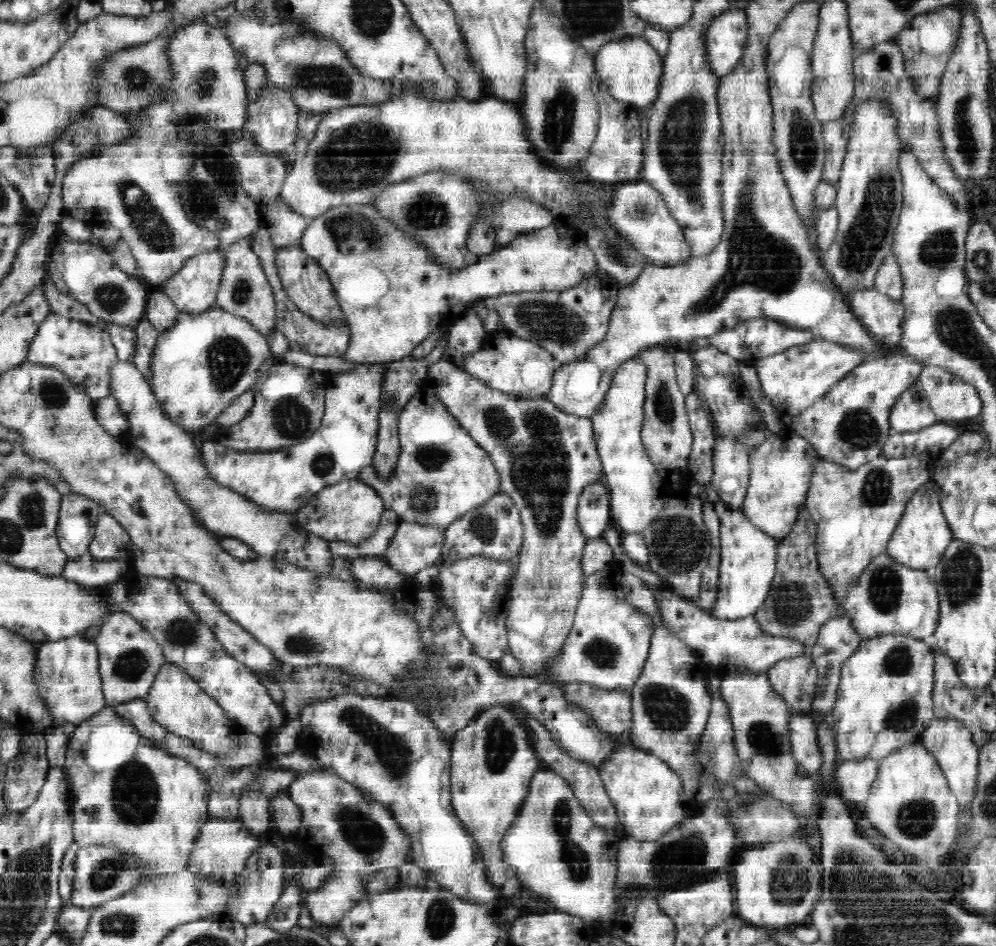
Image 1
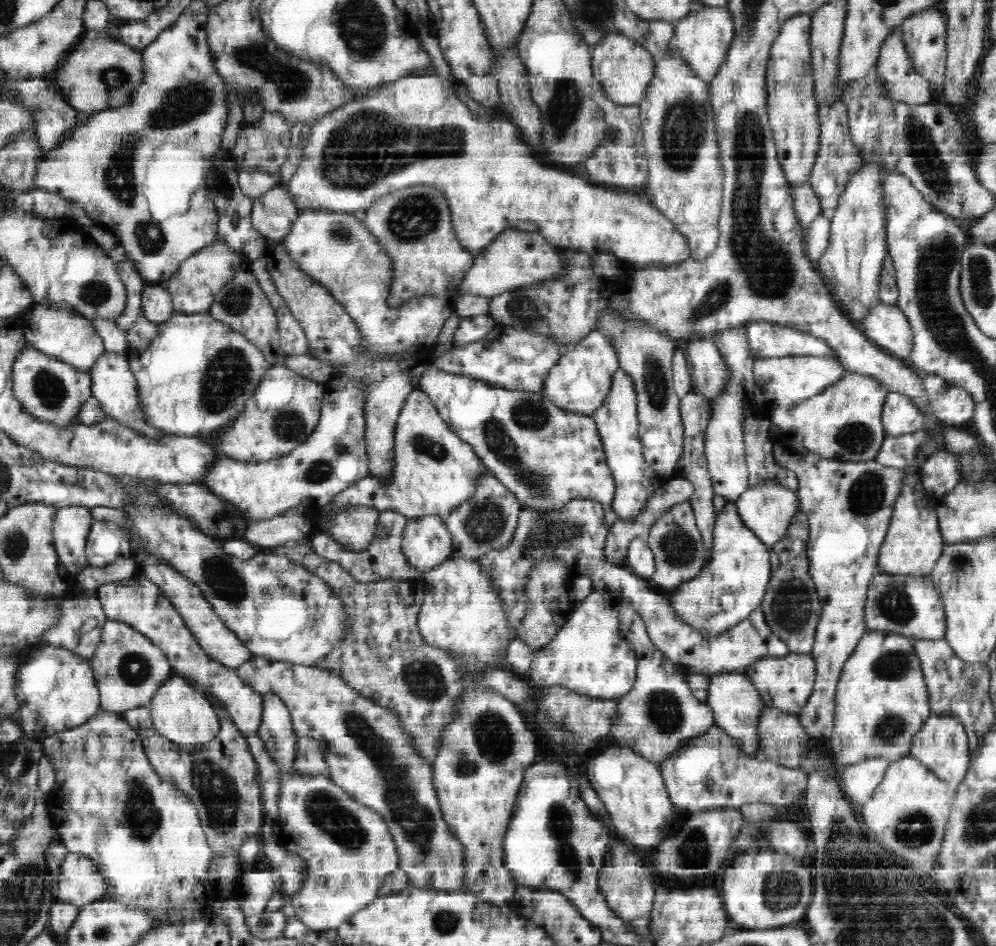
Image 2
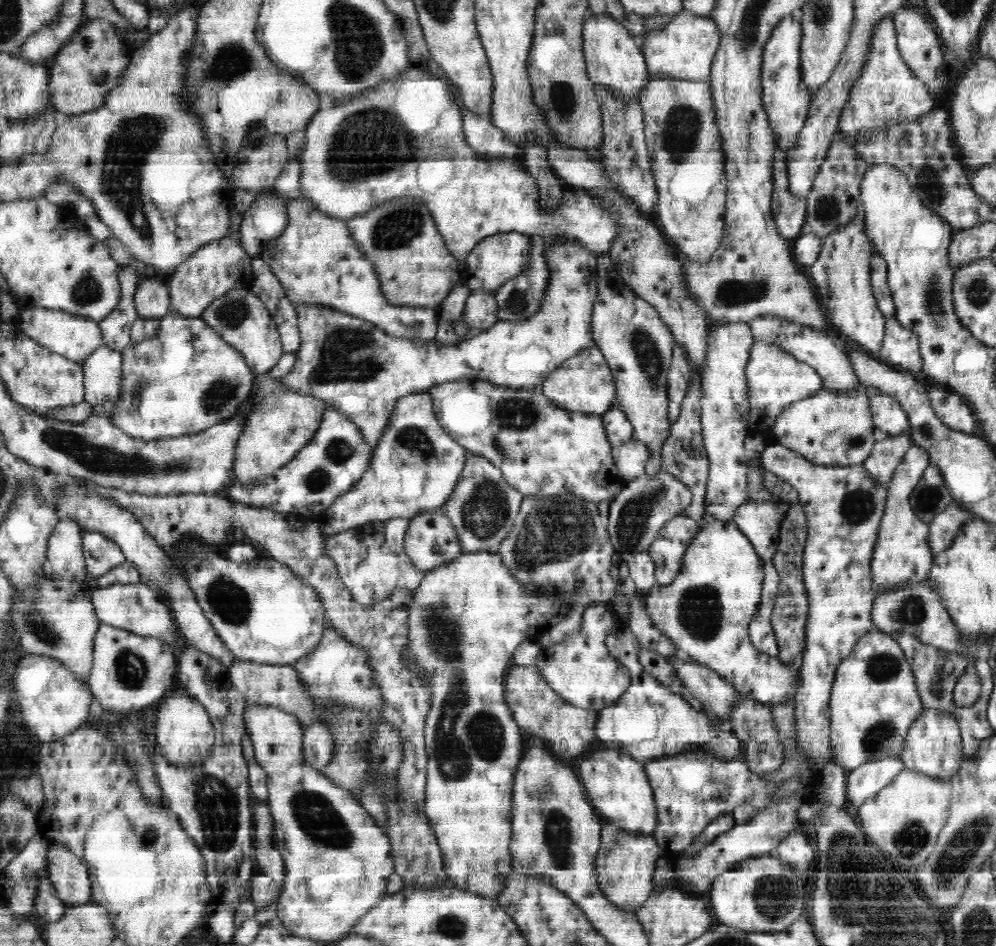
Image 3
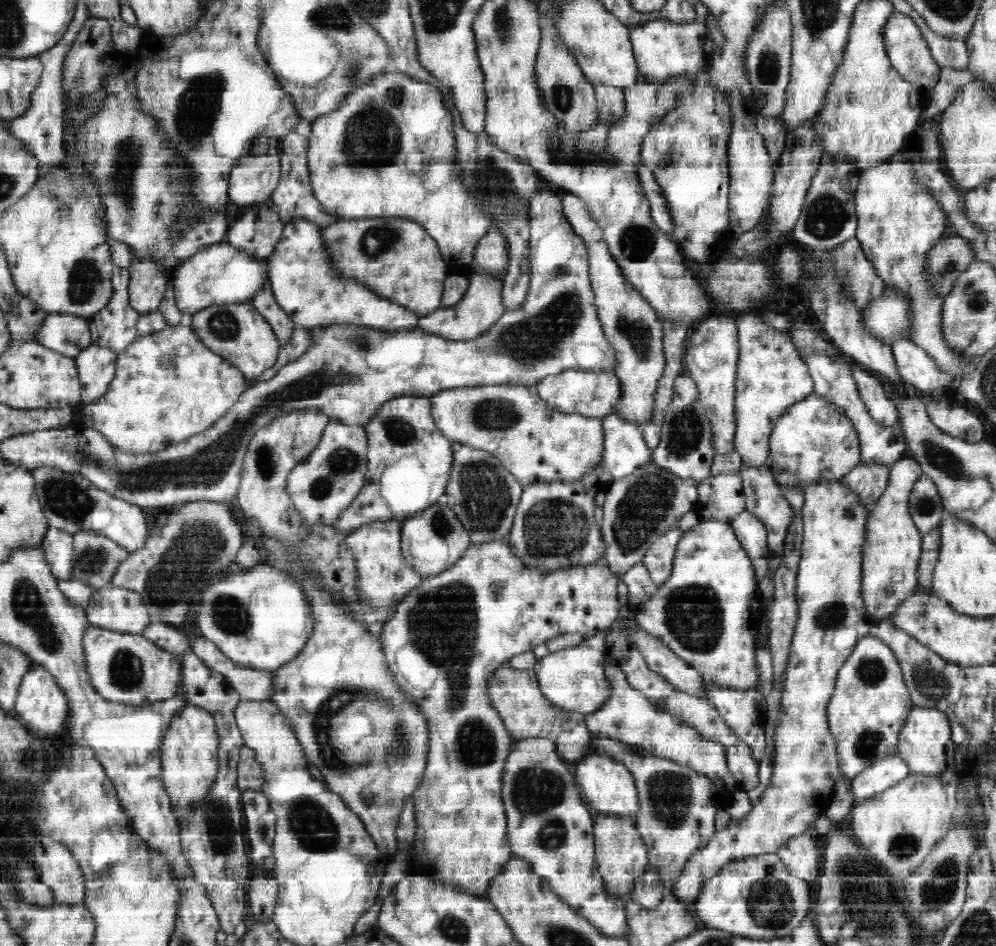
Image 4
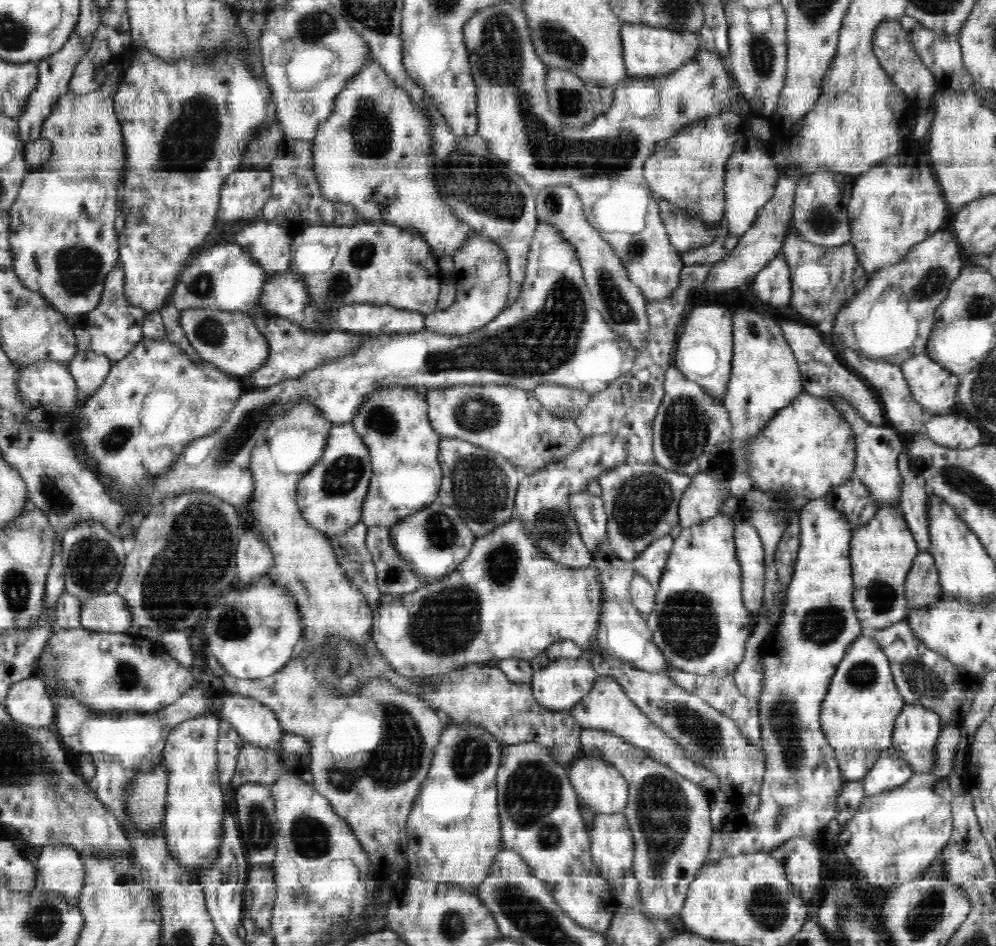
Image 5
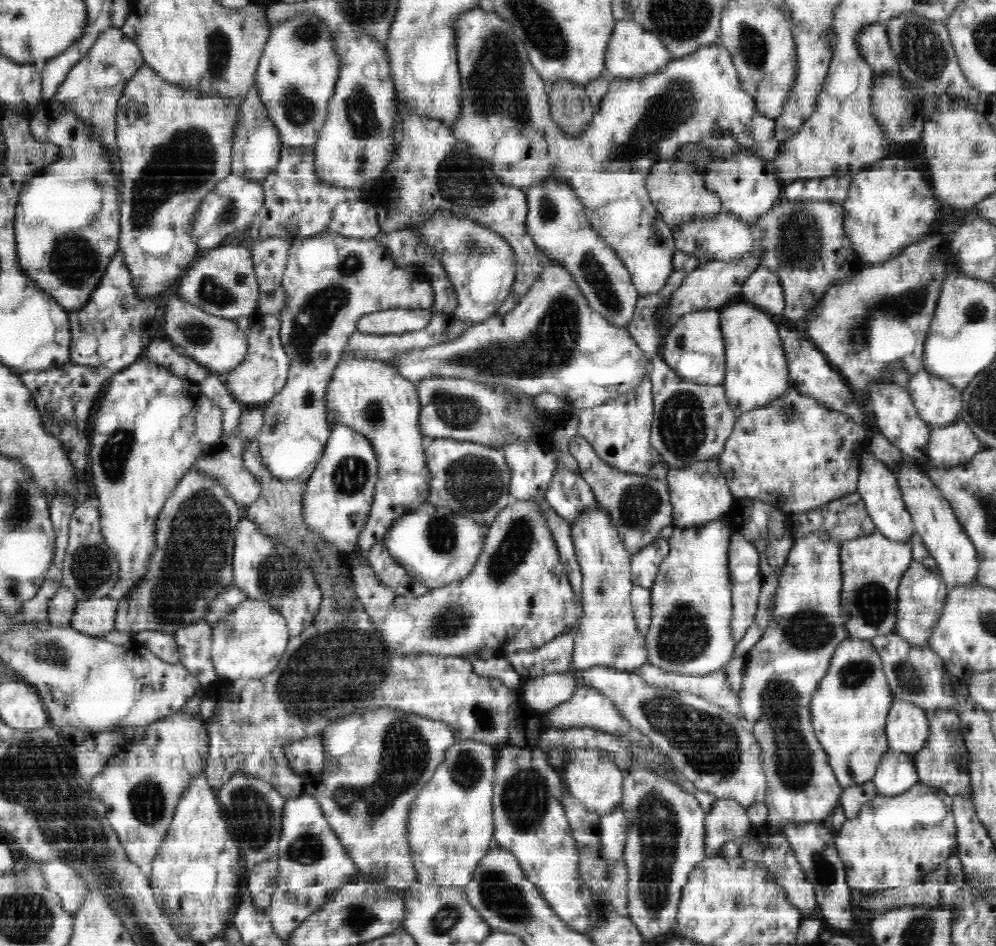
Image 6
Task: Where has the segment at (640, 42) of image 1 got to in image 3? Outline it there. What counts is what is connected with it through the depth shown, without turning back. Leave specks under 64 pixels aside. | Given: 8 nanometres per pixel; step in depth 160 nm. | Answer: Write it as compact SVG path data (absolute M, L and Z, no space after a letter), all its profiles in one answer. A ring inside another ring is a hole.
M588 15L583 24L583 52L589 79L608 87L617 99L627 101L636 98L650 80L638 43L639 39L610 15Z

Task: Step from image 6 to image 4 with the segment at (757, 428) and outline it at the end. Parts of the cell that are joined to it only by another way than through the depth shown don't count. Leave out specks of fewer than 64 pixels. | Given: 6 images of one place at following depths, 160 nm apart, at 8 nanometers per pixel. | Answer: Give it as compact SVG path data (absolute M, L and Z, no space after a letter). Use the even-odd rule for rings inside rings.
M814 393L786 409L773 427L769 448L769 469L795 473L799 480L839 480L861 463L859 435L850 417Z

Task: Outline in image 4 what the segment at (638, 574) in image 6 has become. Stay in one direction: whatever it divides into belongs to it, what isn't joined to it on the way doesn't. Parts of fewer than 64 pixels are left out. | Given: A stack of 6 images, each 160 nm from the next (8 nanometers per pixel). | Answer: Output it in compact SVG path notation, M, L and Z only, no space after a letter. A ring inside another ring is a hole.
M680 526L671 527L650 545L641 560L656 584L661 585L671 575L676 547L683 534Z

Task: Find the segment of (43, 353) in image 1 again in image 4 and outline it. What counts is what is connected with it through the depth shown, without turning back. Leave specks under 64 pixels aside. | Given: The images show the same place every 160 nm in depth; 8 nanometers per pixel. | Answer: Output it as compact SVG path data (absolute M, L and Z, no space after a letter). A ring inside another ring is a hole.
M49 313L36 331L36 339L45 347L60 352L67 357L75 357L83 347L91 345L91 324L85 318L70 316L66 313Z

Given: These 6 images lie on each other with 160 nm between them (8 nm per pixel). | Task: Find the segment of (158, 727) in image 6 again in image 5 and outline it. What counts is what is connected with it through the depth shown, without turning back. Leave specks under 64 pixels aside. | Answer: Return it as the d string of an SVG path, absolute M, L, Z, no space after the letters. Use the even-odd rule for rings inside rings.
M163 762L154 771L140 775L131 783L131 788L128 809L135 828L152 832L153 829L163 826L168 795L168 770Z

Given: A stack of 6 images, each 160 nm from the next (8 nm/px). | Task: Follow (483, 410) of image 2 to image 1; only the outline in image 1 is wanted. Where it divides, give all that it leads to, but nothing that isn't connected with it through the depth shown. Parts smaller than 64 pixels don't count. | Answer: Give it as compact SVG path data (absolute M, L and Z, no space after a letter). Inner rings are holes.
M442 360L427 368L429 382L436 399L466 429L495 464L500 475L500 490L513 500L520 511L524 525L523 544L518 554L517 571L510 588L508 610L508 644L523 674L538 675L547 670L547 664L555 662L563 650L571 631L579 598L585 585L583 575L583 550L588 542L580 533L578 506L584 486L596 480L605 480L602 463L596 449L592 419L562 412L546 397L524 400L490 388L482 380L468 374L458 366Z

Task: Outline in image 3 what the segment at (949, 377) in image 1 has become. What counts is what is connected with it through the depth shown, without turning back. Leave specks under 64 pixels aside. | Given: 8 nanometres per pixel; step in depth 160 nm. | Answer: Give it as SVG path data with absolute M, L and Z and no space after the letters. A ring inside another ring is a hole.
M939 385L930 388L928 397L936 416L944 424L955 430L977 434L976 417L963 396Z

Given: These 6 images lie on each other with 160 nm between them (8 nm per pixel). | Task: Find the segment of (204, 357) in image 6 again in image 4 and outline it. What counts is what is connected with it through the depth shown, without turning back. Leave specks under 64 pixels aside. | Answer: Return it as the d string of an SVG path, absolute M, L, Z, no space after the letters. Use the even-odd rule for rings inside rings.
M231 301L208 306L187 317L187 323L212 352L219 353L224 360L239 368L248 379L256 381L264 370L272 368L277 361L281 344L271 325L260 316L250 301Z

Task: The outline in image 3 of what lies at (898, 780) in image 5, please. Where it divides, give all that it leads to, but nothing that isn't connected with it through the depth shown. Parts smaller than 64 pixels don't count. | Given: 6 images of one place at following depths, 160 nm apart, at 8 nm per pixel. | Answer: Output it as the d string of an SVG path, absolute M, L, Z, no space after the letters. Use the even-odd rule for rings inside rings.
M884 757L862 764L847 776L847 801L860 807L866 800L874 799L888 786L905 765L899 757Z

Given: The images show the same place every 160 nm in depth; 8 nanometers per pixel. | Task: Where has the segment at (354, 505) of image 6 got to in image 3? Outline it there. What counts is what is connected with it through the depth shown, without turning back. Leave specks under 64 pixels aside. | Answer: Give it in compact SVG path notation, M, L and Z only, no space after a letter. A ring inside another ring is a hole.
M326 401L325 404L324 416L322 416L320 426L312 440L309 440L308 444L301 448L300 452L297 452L292 460L288 461L288 464L284 464L282 468L278 468L276 472L272 472L270 476L266 476L263 480L253 481L250 485L241 484L234 477L232 484L224 491L224 495L233 502L242 503L250 507L276 511L285 516L288 513L298 513L306 520L313 520L317 515L320 516L326 508L330 508L338 496L348 492L362 478L364 472L368 470L371 463L370 446L365 442L356 424L343 412L340 412L338 408L335 408L334 404L329 404L329 401Z

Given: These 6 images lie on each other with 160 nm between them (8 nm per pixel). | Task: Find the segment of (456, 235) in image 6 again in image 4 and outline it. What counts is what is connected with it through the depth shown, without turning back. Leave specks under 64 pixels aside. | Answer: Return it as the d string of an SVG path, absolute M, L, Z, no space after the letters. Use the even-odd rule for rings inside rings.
M474 267L466 268L469 273L470 286L466 290L466 294L454 306L440 308L435 312L424 316L418 326L424 328L427 333L440 335L450 340L472 340L478 334L488 331L507 310L502 302L501 290L503 288L503 280L499 277L485 275L476 271Z

